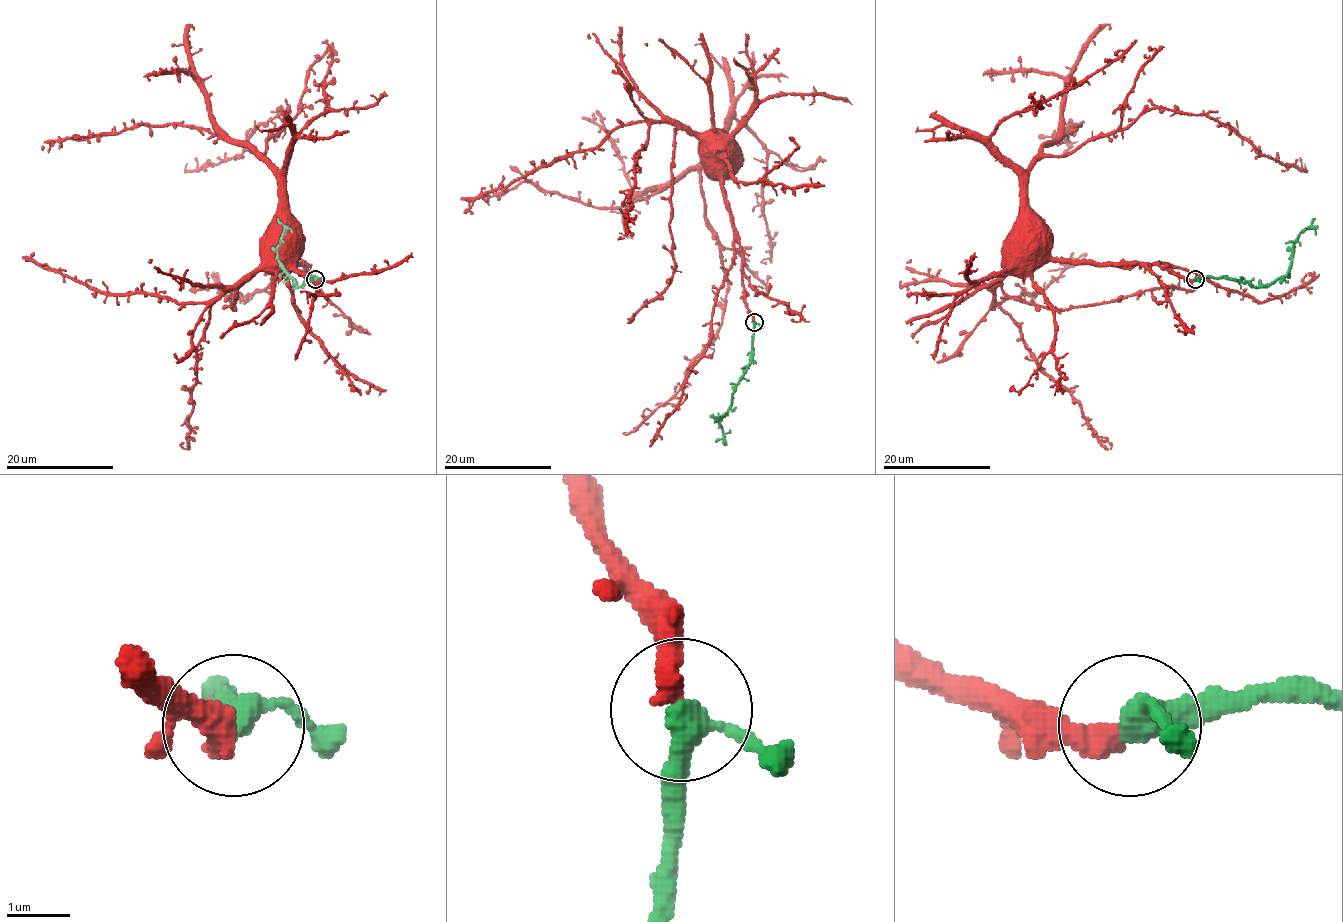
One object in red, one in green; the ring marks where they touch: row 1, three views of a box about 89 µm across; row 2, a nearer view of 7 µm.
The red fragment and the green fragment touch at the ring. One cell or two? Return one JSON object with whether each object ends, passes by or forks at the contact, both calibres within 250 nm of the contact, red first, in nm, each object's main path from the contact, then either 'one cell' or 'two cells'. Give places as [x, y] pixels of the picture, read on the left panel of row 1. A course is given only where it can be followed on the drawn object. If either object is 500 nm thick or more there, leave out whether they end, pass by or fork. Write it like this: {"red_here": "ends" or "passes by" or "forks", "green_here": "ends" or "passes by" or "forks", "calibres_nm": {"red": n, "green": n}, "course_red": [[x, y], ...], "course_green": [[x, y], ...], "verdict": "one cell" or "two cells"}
{"red_here": "ends", "green_here": "passes by", "calibres_nm": {"red": 400, "green": 360}, "course_red": [[316, 279], [282, 254], [281, 175], [262, 156], [289, 108], [262, 124], [241, 153], [195, 169], [187, 163]], "course_green": [[316, 279], [314, 277], [297, 286], [285, 271], [277, 253], [284, 226], [277, 218]], "verdict": "one cell"}

